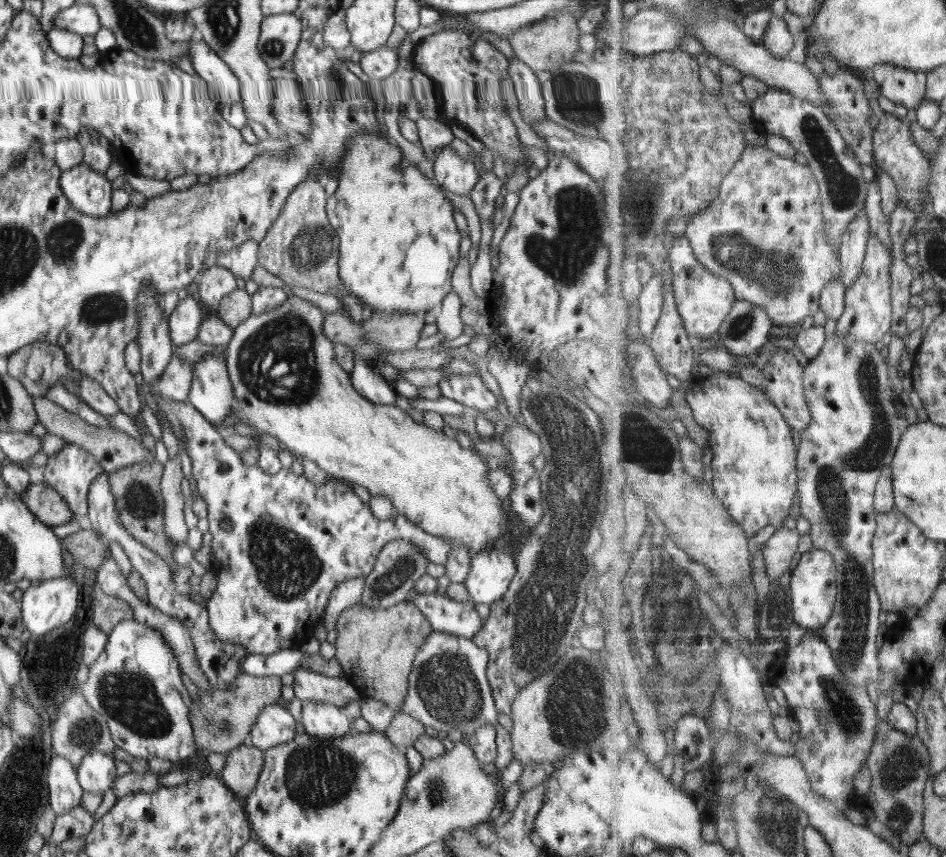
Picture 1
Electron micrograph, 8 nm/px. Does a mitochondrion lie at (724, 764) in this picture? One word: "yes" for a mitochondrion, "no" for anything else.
no

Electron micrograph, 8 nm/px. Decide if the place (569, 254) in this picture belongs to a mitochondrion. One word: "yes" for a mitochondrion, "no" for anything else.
yes

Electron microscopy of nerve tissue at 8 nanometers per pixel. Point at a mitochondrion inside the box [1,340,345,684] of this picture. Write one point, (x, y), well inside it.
(286, 565)

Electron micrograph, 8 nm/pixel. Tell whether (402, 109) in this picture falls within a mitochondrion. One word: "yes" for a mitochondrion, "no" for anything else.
no

